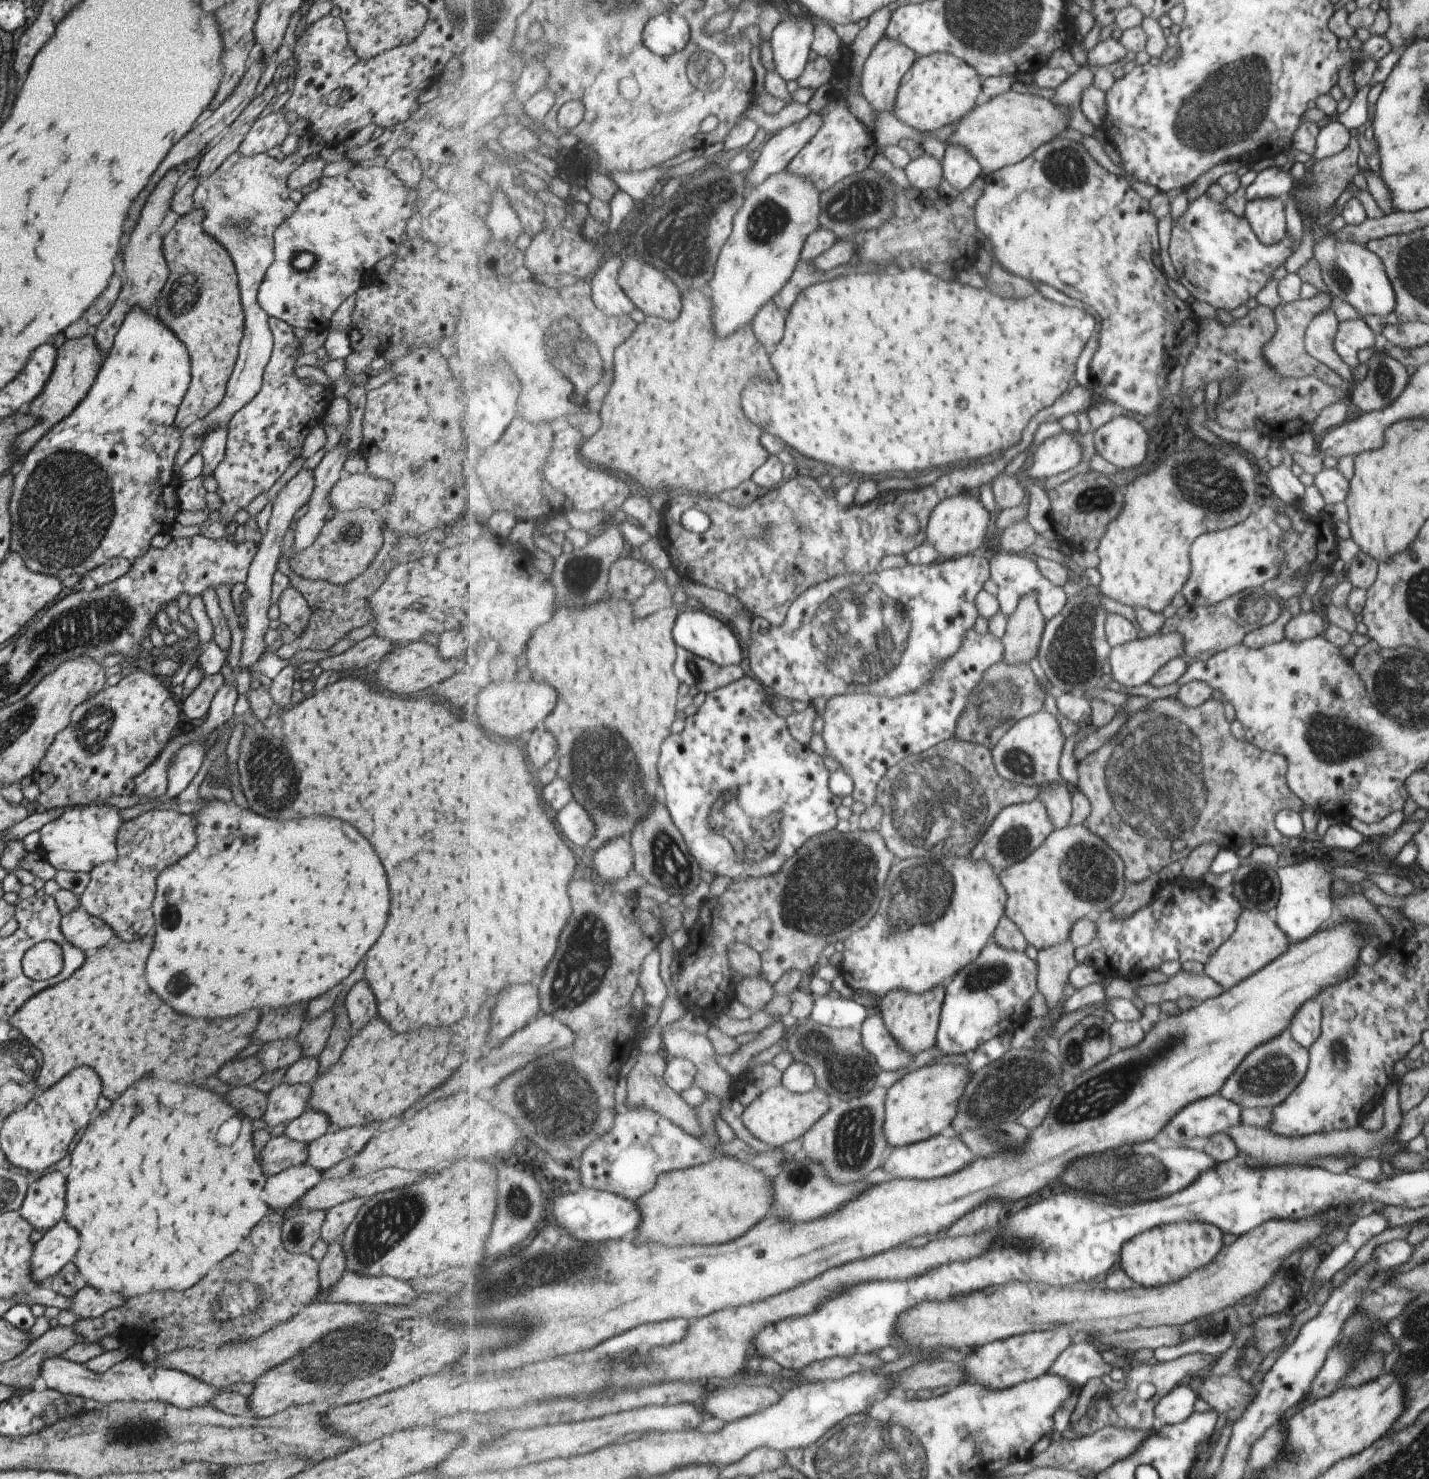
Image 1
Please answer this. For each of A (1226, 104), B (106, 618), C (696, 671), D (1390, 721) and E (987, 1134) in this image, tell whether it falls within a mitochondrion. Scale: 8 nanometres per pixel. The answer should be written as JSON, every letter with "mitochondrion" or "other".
{"A":"mitochondrion","B":"mitochondrion","C":"mitochondrion","D":"mitochondrion","E":"mitochondrion"}

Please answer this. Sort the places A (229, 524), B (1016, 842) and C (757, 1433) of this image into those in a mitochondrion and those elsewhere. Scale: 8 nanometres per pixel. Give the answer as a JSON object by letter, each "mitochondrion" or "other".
{"A":"other","B":"mitochondrion","C":"other"}

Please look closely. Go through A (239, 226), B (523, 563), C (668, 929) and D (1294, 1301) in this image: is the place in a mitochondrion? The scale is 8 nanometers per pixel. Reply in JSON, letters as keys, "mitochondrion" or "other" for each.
{"A":"mitochondrion","B":"other","C":"other","D":"other"}

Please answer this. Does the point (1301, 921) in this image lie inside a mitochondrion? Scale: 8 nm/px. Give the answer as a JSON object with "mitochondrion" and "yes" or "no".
{"mitochondrion":"no"}

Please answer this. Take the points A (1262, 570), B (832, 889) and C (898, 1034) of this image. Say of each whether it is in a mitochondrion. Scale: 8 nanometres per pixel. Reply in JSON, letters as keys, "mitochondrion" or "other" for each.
{"A":"other","B":"mitochondrion","C":"other"}

